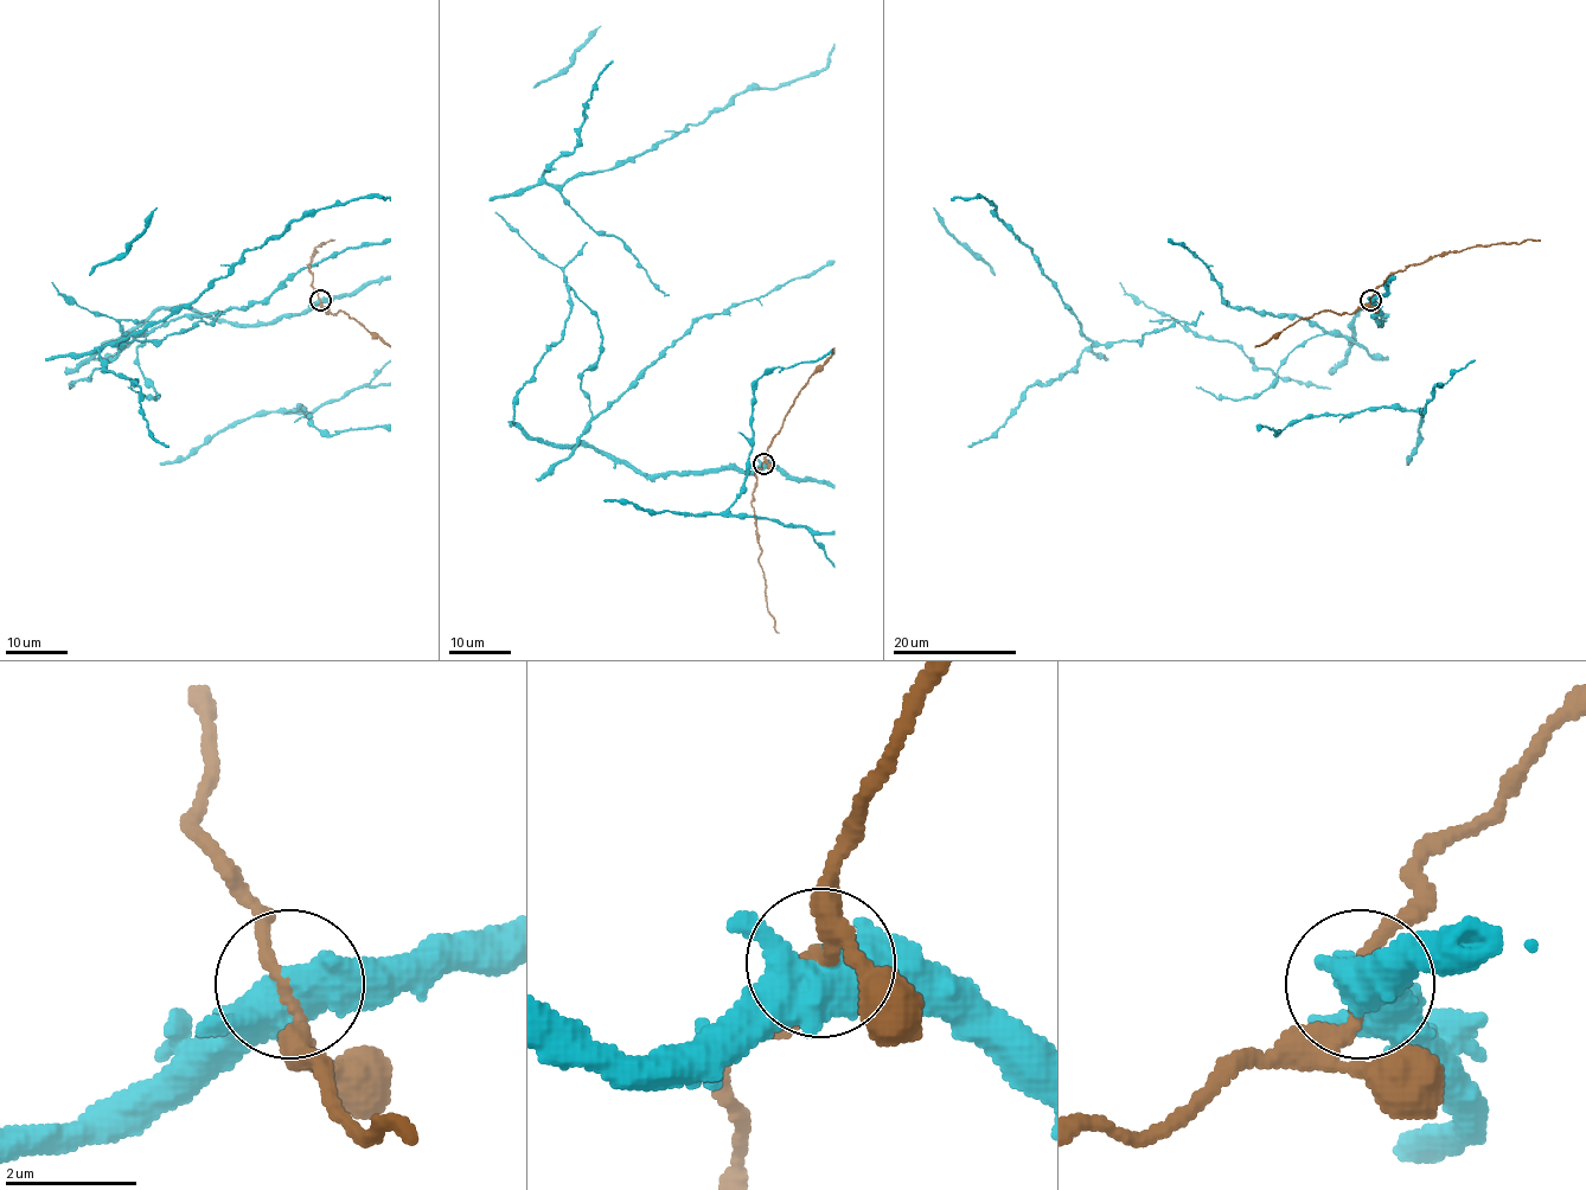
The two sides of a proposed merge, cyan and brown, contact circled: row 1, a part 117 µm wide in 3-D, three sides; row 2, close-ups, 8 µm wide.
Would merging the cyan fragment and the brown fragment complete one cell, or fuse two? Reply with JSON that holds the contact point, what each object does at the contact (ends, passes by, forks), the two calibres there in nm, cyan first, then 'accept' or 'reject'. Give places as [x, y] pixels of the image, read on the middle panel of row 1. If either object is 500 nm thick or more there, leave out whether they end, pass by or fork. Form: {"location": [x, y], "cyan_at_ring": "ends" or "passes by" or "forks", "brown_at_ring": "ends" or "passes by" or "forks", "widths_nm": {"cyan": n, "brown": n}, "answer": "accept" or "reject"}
{"location": [763, 464], "widths_nm": {"cyan": 550, "brown": 180}, "answer": "reject"}

